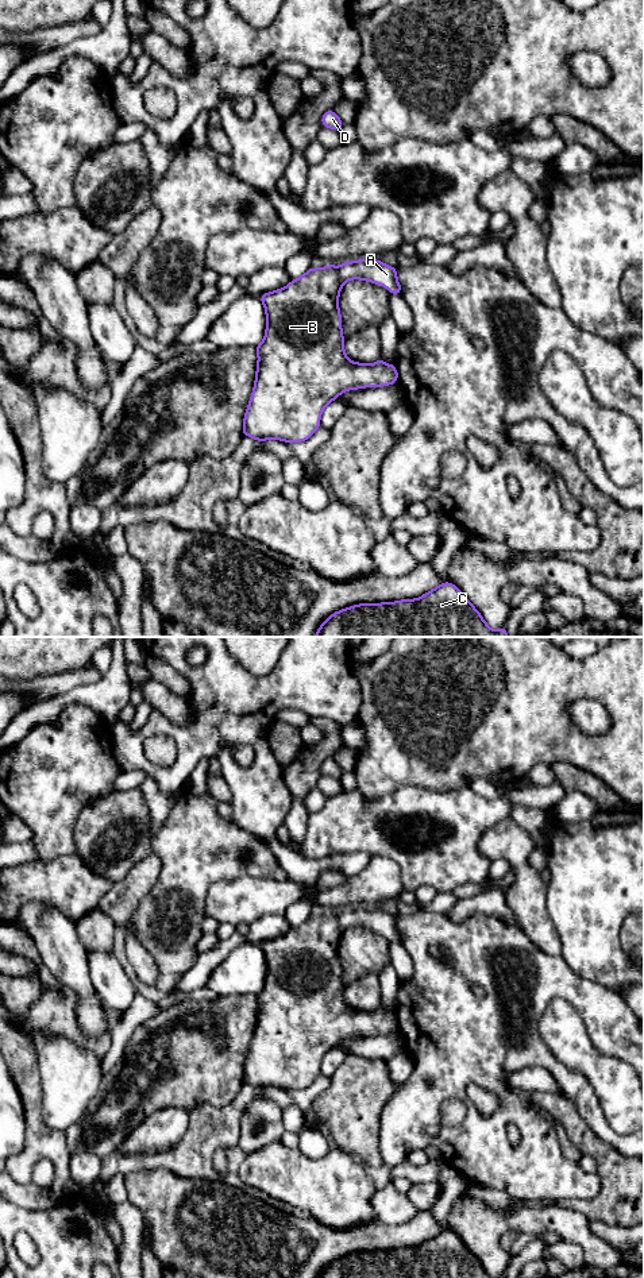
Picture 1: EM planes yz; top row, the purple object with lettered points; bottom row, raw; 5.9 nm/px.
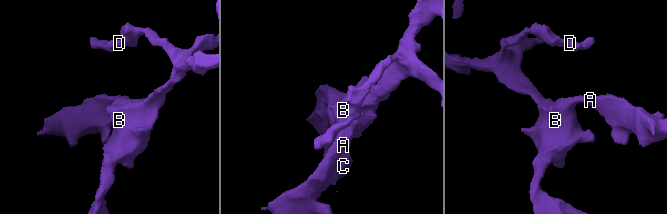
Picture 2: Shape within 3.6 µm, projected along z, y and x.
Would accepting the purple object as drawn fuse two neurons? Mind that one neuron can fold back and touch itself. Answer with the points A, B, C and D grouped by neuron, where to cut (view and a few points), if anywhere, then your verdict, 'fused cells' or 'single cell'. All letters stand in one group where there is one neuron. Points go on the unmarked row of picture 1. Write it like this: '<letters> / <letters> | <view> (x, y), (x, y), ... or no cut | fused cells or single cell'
A B C D | no cut | single cell

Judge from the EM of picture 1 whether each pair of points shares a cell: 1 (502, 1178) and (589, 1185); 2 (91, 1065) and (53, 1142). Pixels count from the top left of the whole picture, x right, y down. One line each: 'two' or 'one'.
1: one
2: two

